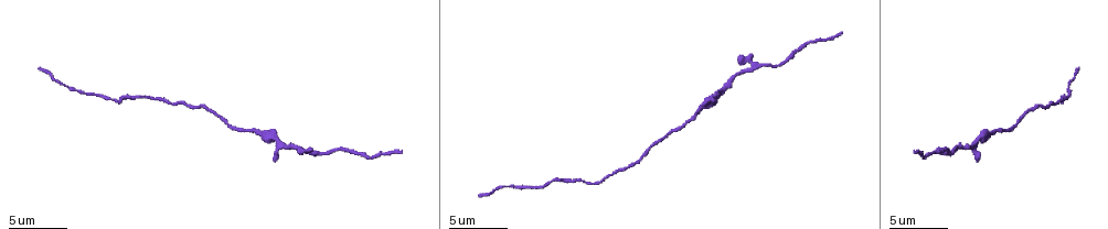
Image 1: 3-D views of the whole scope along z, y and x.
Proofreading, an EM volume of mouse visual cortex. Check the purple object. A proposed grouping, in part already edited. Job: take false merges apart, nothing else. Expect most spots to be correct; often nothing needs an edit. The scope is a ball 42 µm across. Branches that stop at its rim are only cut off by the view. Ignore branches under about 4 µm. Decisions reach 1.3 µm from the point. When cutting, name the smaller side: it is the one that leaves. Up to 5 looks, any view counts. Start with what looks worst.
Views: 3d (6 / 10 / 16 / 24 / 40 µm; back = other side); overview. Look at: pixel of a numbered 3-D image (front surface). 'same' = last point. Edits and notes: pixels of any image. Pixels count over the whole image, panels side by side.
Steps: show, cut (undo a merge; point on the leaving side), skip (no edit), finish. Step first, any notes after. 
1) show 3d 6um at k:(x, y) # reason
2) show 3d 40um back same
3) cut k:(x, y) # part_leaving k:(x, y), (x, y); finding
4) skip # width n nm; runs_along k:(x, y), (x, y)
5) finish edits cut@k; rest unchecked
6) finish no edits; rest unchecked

show 3d 10um at 1:(280, 141) # calibre changes

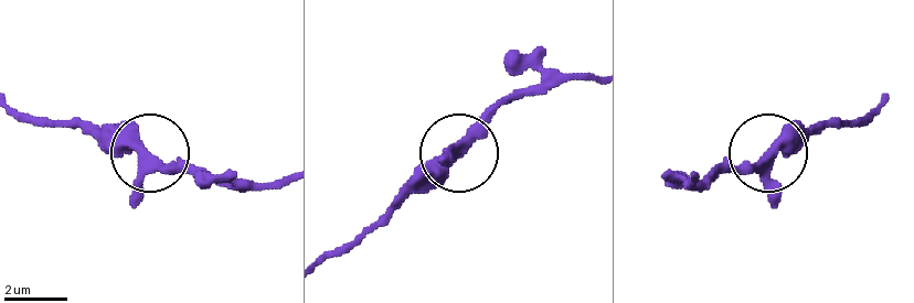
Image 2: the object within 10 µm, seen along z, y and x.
skip # width 320 nm; runs_along 2:(17, 114), (119, 127), (165, 164), (197, 166); continuous, no second neuron

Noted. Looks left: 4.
show 3d 16um at 1:(765, 66) # calibre changes

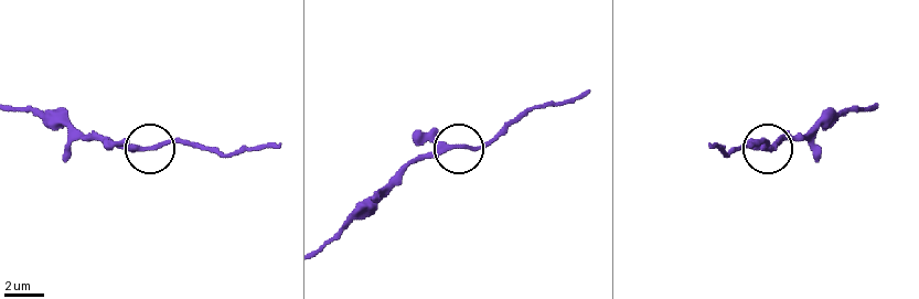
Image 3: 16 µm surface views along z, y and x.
skip # runs_along 3:(876, 106), (826, 113), (802, 135), (777, 146), (754, 141); one neuron here

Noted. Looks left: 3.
show 3d 6um at 1:(227, 120)

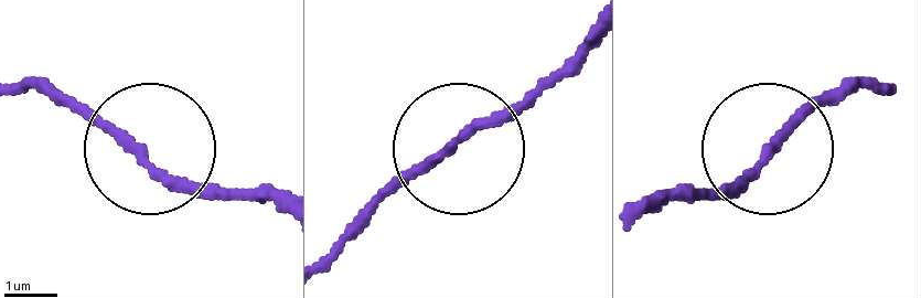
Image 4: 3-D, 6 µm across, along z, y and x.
skip # runs_along 4:(450, 149), (577, 48); all the same neuron

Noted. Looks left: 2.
finish no edits; rest unchecked

